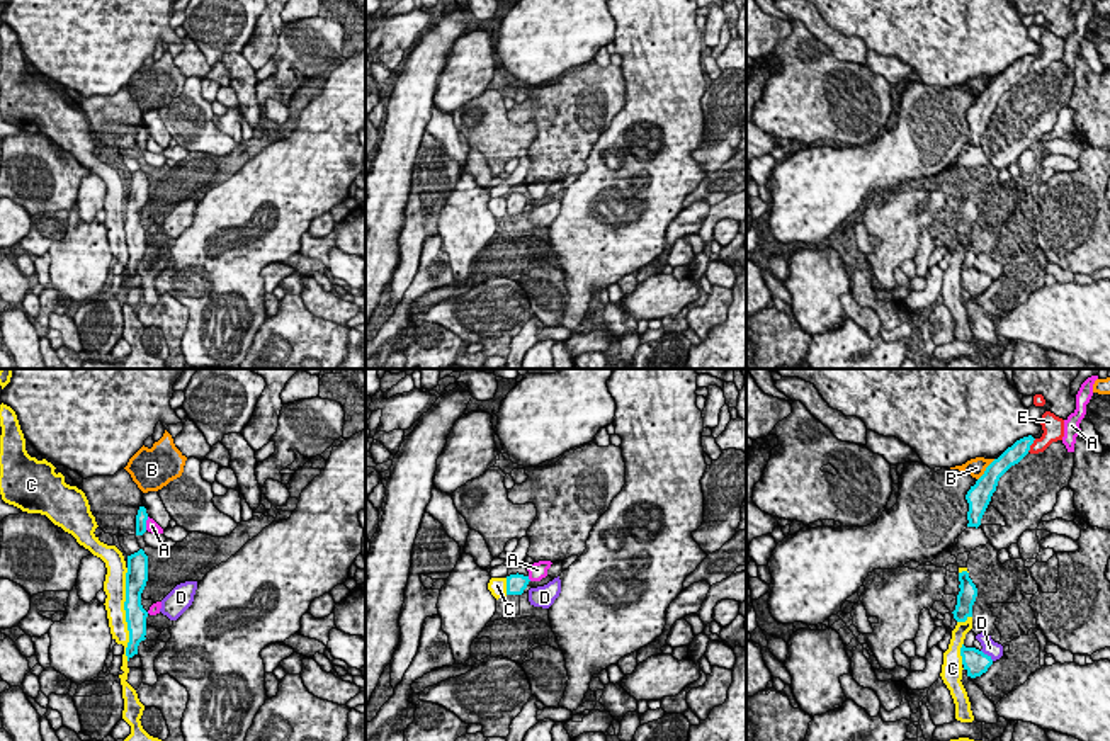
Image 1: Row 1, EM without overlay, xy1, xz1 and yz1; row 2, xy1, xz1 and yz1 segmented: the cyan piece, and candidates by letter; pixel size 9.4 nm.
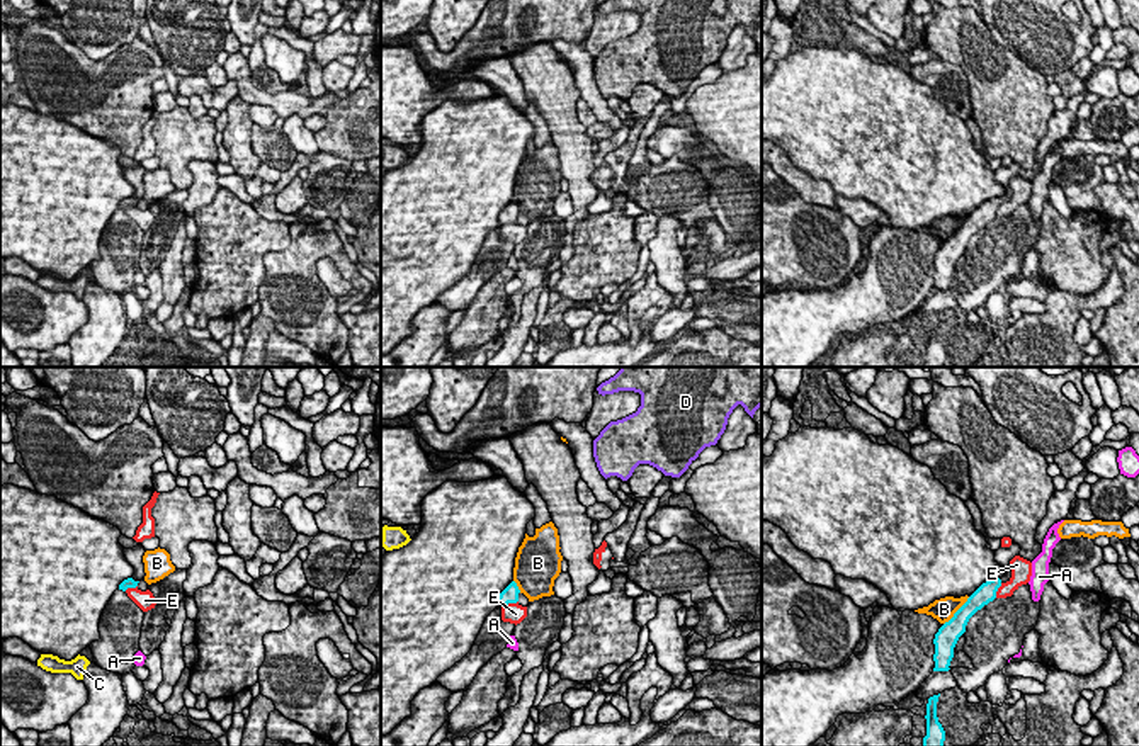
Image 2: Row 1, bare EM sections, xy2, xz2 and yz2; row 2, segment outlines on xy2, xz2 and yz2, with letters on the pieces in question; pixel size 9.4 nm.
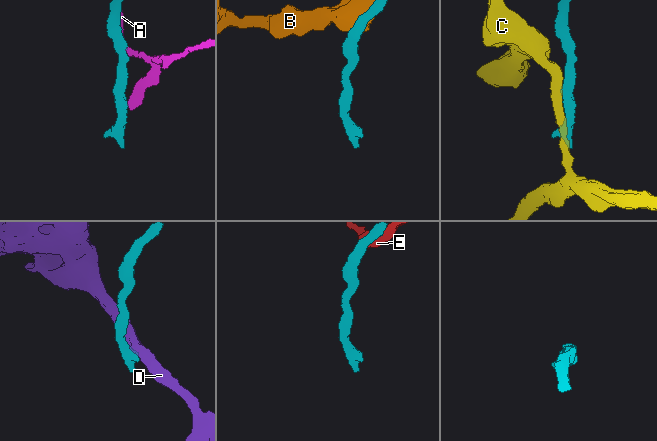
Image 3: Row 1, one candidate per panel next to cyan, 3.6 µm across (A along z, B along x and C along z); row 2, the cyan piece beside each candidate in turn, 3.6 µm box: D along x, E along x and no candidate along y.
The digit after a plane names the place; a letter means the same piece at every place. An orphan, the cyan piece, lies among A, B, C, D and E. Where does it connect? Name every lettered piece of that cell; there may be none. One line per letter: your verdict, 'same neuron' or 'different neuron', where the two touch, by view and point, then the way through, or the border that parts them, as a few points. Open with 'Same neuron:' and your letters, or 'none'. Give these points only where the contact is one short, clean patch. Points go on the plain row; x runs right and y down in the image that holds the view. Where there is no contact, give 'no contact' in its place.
Same neuron: none
A: different neuron; contact xy1 (145, 143); border xy1 (148, 136), (145, 148)
B: different neuron; contact yz2 (957, 230)
C: different neuron; contact xy1 (126, 233)
D: different neuron; contact yz1 (986, 274)
E: different neuron; contact xz2 (509, 221); border xz2 (517, 220), (502, 226)

